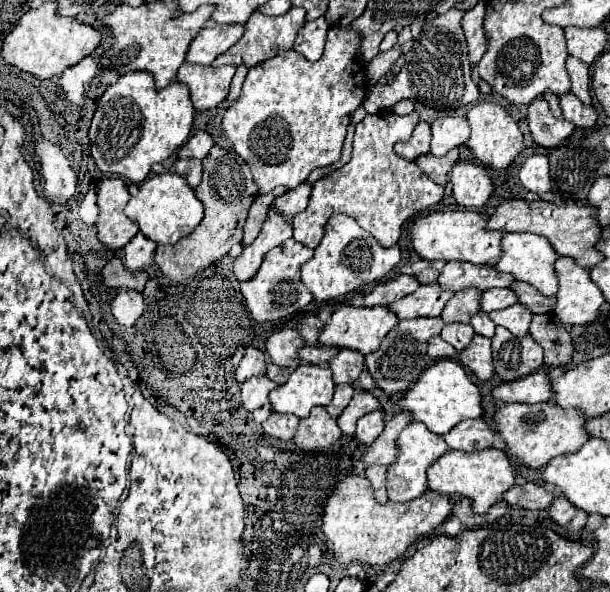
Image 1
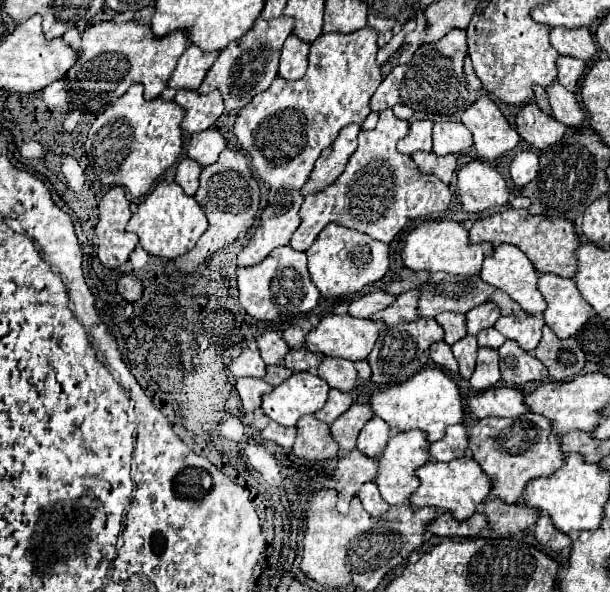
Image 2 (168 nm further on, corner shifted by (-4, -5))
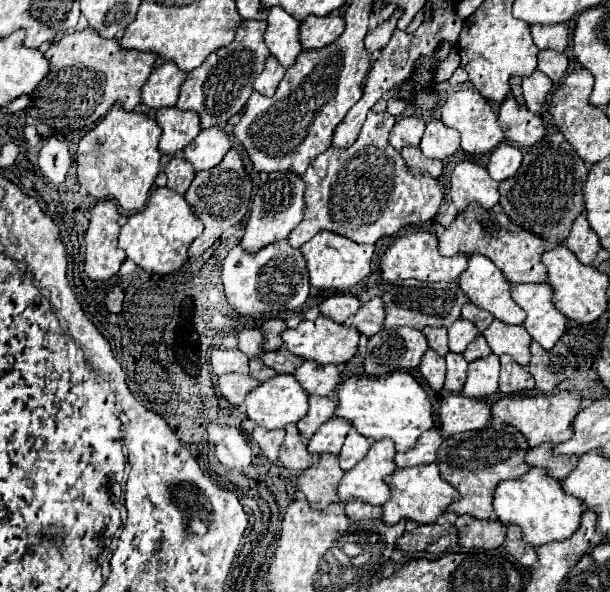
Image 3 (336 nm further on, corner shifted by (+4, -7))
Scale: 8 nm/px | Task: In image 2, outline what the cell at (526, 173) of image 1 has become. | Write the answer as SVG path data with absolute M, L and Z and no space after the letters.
M530 151L518 153L510 165L510 177L518 187L528 185L538 175L538 157Z

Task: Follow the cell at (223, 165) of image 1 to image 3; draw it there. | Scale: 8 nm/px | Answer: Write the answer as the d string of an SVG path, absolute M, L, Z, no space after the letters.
M230 149L224 157L224 161L208 171L196 173L190 189L186 191L186 201L192 207L194 215L204 223L204 233L194 239L190 247L190 257L202 255L208 247L214 245L214 241L220 239L220 235L234 223L240 223L242 217L248 211L250 205L250 195L252 195L252 183L248 173L244 171L240 153L236 149Z

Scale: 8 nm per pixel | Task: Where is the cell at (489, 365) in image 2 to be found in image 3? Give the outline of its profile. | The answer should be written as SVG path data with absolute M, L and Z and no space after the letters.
M488 355L484 359L476 359L468 367L468 379L462 395L472 399L484 399L498 391L498 371L500 361L496 355Z

